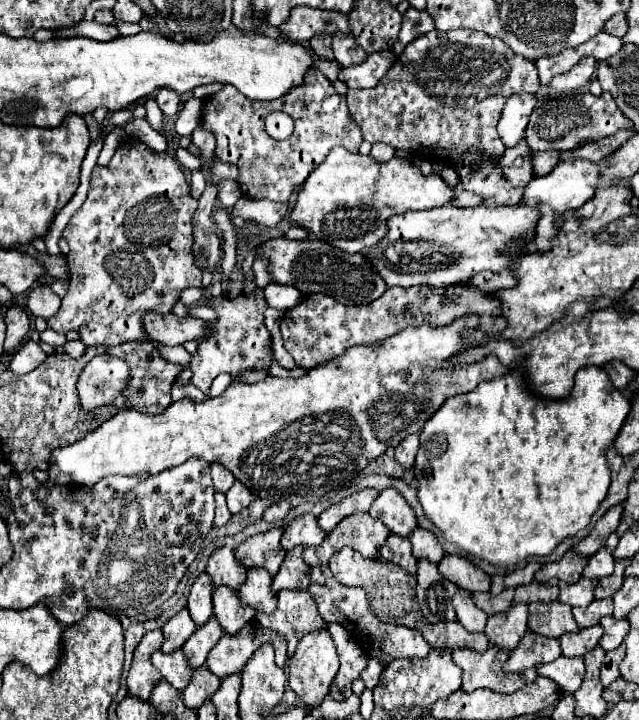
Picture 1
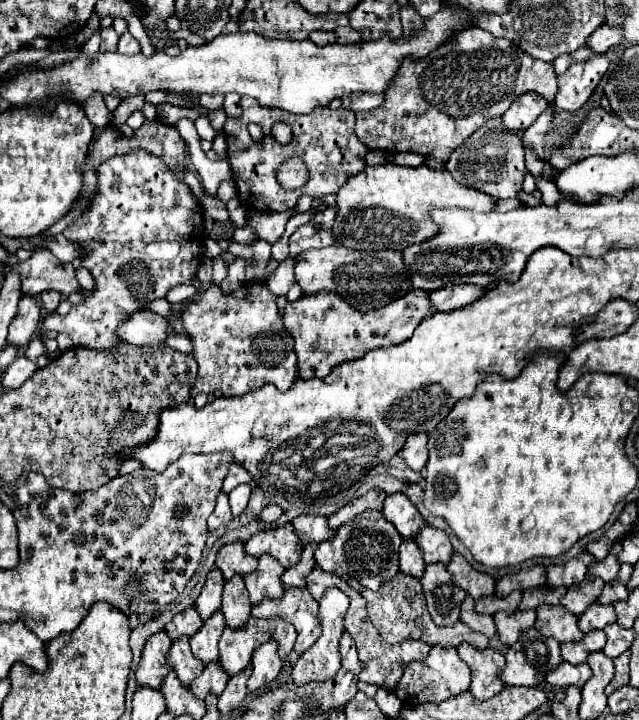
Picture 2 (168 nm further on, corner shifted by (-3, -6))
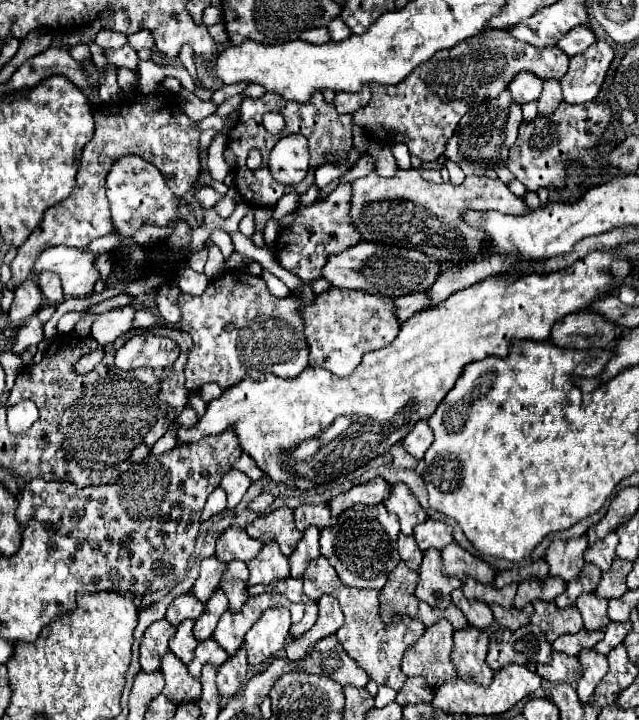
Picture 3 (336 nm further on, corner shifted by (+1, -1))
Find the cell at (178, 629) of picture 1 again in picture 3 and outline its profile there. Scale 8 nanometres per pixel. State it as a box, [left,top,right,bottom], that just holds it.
[166,592,204,626]

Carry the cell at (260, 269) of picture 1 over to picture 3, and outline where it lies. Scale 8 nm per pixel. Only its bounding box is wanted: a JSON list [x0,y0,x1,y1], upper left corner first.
[274,182,362,284]

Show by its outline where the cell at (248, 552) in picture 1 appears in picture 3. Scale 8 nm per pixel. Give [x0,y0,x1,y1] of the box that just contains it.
[246,506,302,556]

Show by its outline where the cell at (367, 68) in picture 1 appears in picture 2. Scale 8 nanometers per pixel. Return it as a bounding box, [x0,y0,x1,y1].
[342,93,384,111]

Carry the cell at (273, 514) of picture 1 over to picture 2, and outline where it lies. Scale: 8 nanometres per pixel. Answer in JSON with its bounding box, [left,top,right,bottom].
[260,505,282,523]

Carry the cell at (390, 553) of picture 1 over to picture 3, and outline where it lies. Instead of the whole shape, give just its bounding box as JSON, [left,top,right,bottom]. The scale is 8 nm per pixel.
[398,534,422,570]

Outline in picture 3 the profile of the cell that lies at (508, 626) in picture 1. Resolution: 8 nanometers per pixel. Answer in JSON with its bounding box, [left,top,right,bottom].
[490,604,532,632]

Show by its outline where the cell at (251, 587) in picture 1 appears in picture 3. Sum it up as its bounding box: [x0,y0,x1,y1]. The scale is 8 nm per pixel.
[248,542,290,586]

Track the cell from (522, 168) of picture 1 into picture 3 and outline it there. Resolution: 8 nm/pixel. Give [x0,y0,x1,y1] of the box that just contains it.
[538,80,562,114]

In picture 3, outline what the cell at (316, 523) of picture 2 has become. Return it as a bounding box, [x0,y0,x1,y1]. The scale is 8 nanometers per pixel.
[294,504,336,532]

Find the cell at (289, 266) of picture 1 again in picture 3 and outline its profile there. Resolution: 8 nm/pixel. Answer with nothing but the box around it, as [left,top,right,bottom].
[324,242,438,298]

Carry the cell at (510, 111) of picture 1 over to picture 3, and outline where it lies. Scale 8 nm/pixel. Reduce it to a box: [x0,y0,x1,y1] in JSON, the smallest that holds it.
[508,72,542,104]

